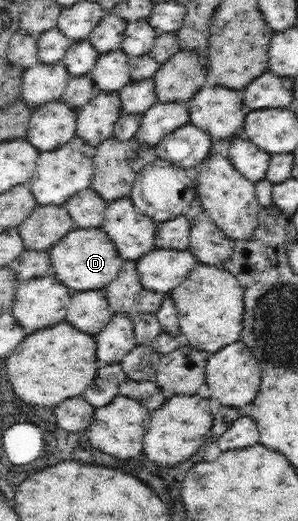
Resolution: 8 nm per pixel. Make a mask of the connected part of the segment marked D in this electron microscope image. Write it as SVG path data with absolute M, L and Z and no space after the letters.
M101 226L87 229L74 228L48 251L55 270L55 278L71 292L104 290L120 276L125 263L116 245Z

